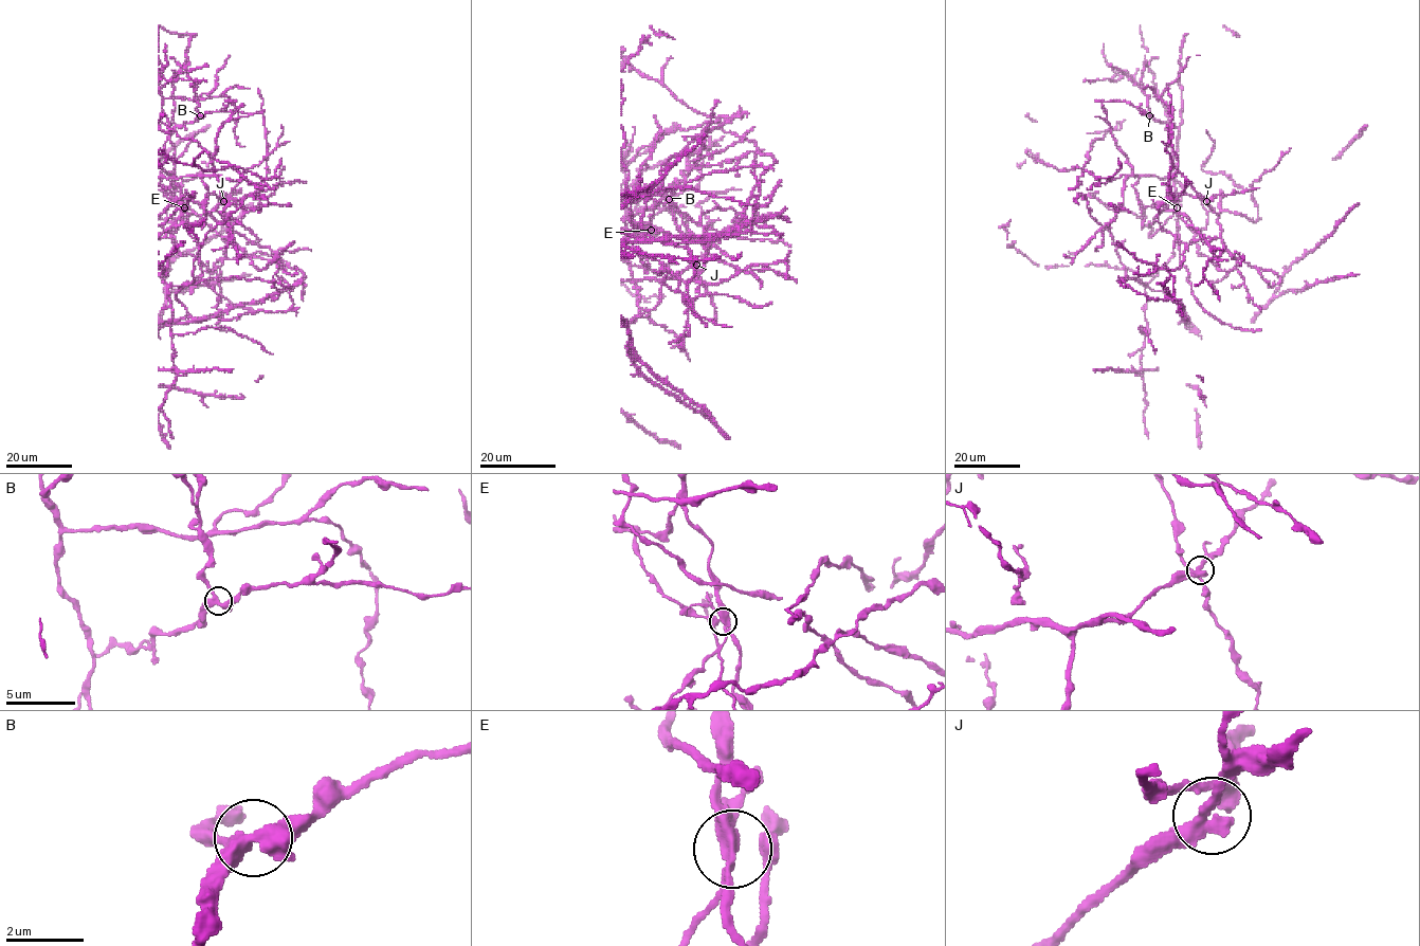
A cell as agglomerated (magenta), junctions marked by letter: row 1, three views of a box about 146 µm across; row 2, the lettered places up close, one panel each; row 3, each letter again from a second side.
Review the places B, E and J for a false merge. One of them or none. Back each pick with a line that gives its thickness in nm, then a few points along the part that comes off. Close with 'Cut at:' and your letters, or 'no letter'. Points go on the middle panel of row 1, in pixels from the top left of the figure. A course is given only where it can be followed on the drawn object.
E: Thickness 320 nm. Course of the part to remove: (650, 230), (649, 217), (660, 200)
Cut at: E

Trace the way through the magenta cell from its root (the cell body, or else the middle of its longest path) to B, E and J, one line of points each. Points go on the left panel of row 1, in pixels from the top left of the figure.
B: (182, 177), (161, 179), (161, 153), (171, 128), (192, 123), (200, 115)
E: (182, 177), (161, 177), (161, 183), (183, 199), (183, 207)
J: (182, 177), (199, 176), (206, 185), (207, 200), (202, 206), (199, 204), (208, 194), (223, 201)

